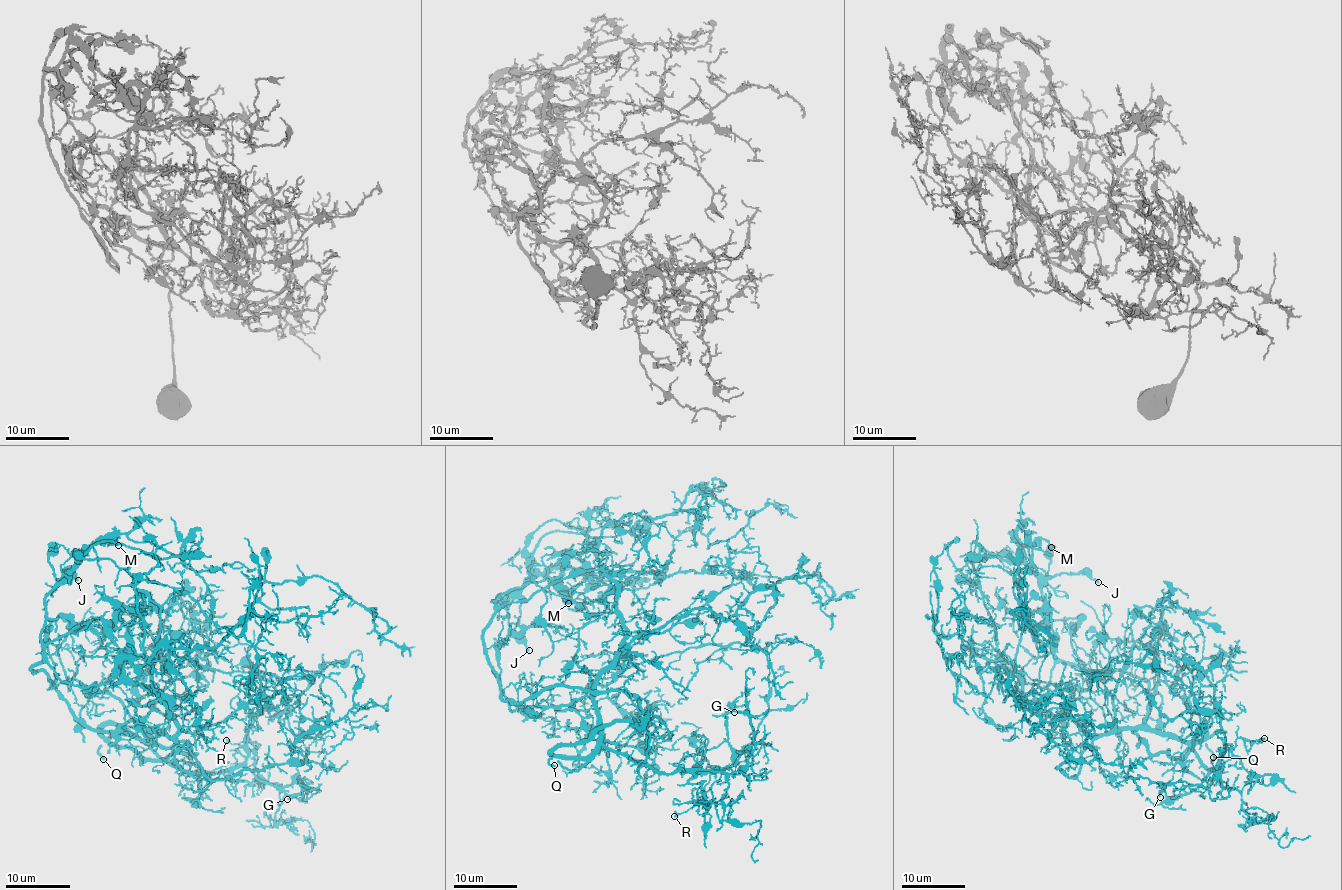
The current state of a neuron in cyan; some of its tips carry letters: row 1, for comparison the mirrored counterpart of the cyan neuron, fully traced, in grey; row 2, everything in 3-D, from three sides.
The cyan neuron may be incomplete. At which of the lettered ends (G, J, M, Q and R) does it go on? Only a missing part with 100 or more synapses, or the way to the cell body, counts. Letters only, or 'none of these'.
Q

